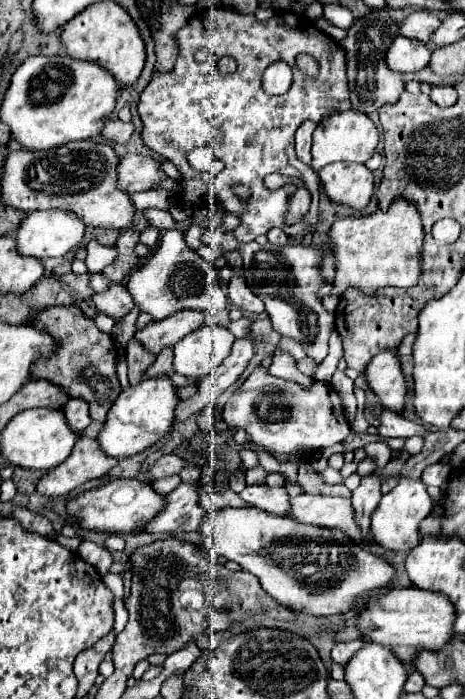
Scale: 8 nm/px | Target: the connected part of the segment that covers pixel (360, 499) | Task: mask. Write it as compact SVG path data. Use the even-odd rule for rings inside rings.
M372 472L362 478L356 490L352 490L352 506L356 510L356 522L364 532L364 540L368 540L368 532L370 532L370 514L374 512L374 508L382 498L380 484L382 484L382 478Z

